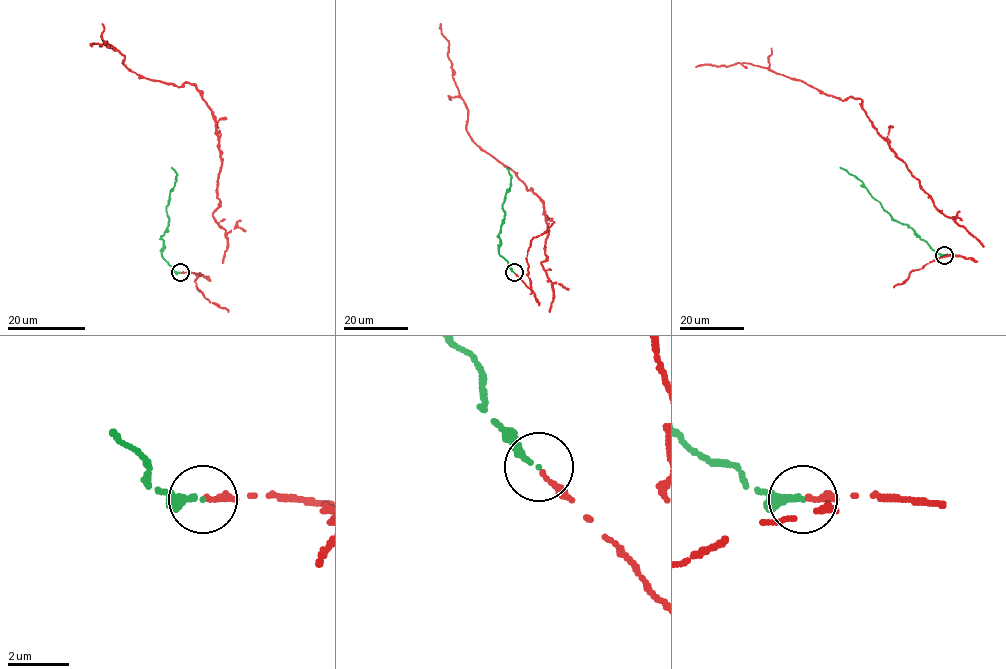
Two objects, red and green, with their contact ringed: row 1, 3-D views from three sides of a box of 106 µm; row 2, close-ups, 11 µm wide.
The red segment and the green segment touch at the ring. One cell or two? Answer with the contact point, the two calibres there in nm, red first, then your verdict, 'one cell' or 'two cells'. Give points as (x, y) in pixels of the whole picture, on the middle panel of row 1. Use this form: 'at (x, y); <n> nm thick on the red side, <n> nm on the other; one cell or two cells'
at (514, 272); 220 nm thick on the red side, 220 nm on the other; one cell

